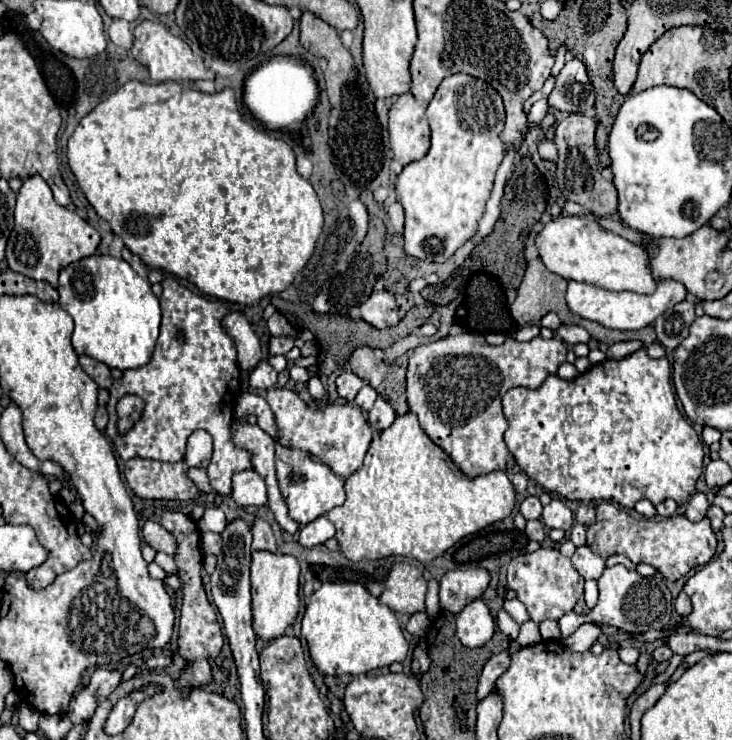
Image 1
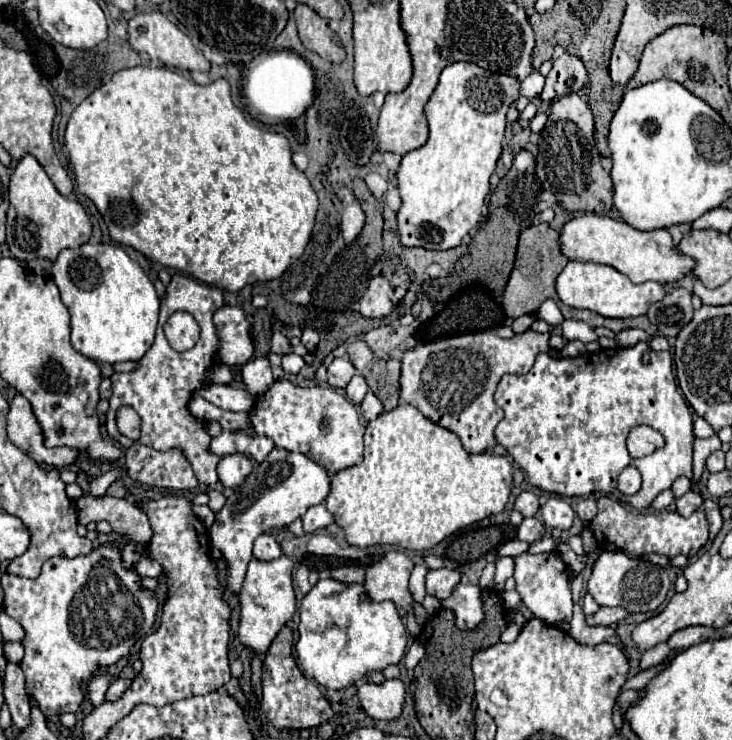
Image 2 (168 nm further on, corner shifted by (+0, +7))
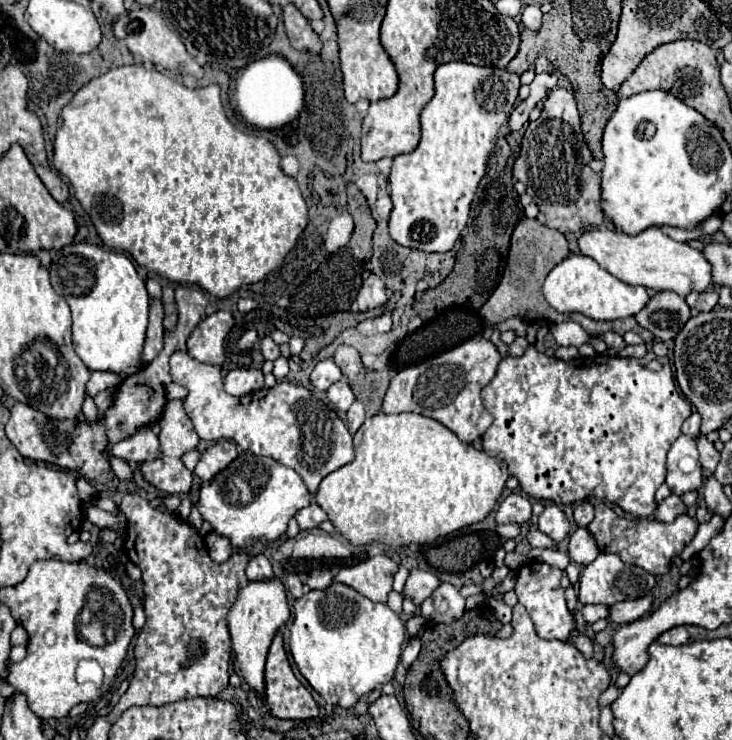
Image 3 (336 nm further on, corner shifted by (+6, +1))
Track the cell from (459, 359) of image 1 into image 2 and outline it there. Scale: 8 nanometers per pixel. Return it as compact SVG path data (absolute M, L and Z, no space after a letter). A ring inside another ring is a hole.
M532 329L512 339L484 331L420 343L402 357L400 399L414 405L432 423L456 433L468 453L480 455L496 447L494 429L504 419L502 409L494 403L494 391L502 375L528 373L536 357L548 351L550 333L536 333Z

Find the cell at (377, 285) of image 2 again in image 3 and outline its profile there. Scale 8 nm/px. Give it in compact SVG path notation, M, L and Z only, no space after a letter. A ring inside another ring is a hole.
M370 273L364 283L362 283L362 289L356 297L356 303L358 303L358 309L360 311L368 311L368 309L374 309L374 307L382 307L384 303L388 301L386 297L386 287L384 283L380 281L378 275Z

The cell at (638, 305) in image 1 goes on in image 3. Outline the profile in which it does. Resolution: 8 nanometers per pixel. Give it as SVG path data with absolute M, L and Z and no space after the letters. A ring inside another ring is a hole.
M570 255L562 263L558 263L546 277L542 293L550 307L560 313L582 313L594 321L614 321L622 317L636 315L650 299L646 287L632 287L622 283L606 269L602 269L592 257L586 255Z

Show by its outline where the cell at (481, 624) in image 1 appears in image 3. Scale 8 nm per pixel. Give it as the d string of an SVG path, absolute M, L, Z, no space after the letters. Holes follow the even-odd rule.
M440 583L440 587L420 605L420 613L434 623L452 623L464 615L464 597L452 583Z

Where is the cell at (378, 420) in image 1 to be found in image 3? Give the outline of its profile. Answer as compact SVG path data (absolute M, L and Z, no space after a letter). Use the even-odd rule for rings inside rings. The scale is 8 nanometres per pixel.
M354 401L352 407L348 409L348 429L350 429L350 433L356 433L362 423L364 423L364 407L362 407L362 403Z

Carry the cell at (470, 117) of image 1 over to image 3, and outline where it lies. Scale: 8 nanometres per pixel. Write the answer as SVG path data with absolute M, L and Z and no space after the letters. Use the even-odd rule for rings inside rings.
M464 61L442 63L434 73L436 93L432 101L422 109L422 137L418 147L412 153L398 155L392 163L392 171L388 175L390 181L390 197L394 209L390 213L390 237L410 249L420 251L450 251L460 237L460 231L466 227L470 215L470 203L474 199L476 187L486 173L486 161L496 145L498 129L504 121L508 121L514 101L518 97L520 79L506 69L498 69L498 73L490 67L478 67Z

